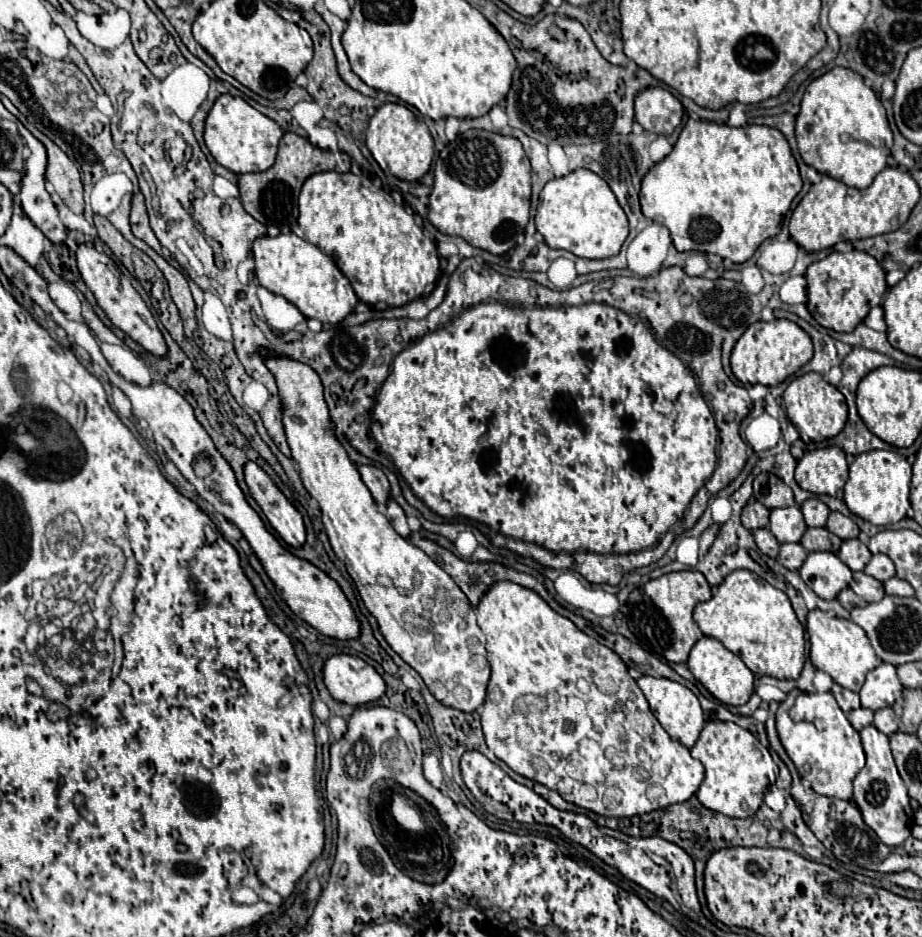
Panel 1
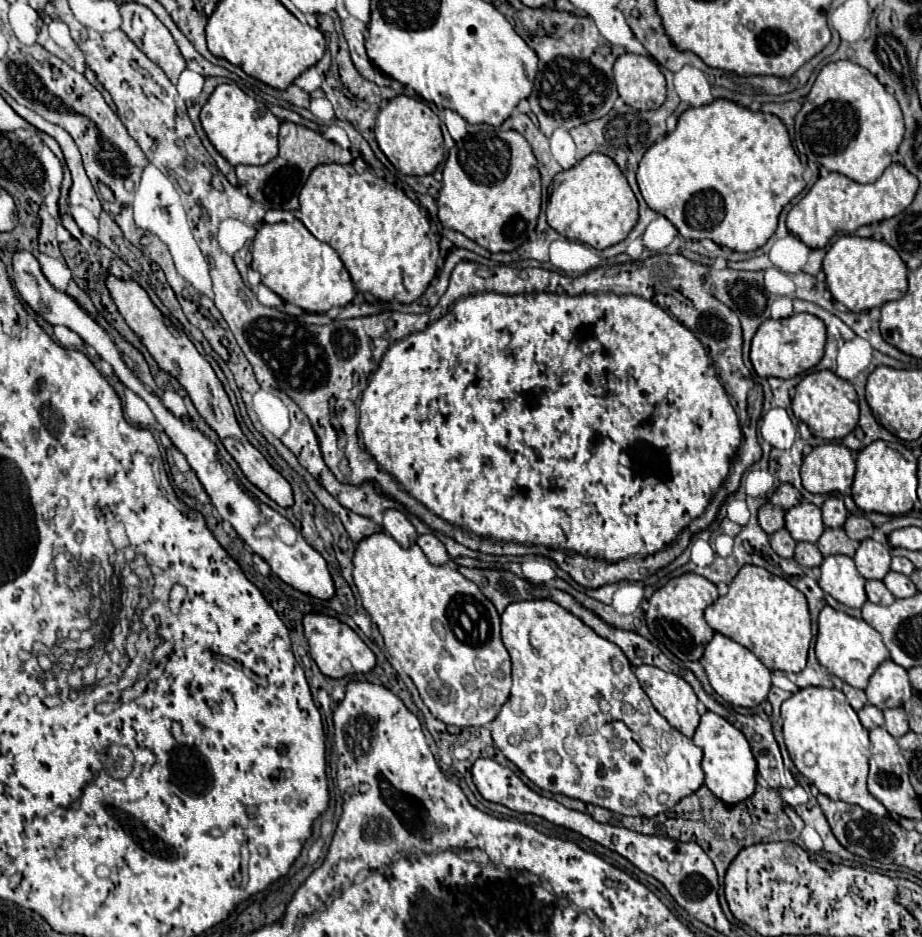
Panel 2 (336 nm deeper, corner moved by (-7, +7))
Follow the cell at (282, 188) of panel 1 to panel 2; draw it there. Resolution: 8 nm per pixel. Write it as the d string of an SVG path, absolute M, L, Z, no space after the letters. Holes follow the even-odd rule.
M282 122L280 126L280 152L274 160L262 166L236 166L236 176L240 186L248 192L252 200L262 204L266 210L278 208L278 210L298 210L298 196L302 186L306 184L310 172L320 164L350 164L352 156L350 152L344 152L338 144L322 138L318 132L308 130L304 126Z

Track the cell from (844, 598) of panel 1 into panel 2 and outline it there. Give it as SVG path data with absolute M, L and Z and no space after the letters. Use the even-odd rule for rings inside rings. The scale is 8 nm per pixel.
M866 580L866 594L868 594L870 602L880 604L880 606L888 606L894 602L894 596L880 580Z

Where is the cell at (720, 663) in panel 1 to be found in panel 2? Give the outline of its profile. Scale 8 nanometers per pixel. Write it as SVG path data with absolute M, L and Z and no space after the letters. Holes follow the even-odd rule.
M716 632L714 638L710 640L710 644L706 646L700 662L706 670L706 676L714 688L714 692L718 696L722 696L726 702L730 702L734 706L742 706L742 708L754 708L766 700L766 694L772 686L770 670L748 648L734 642L732 638Z

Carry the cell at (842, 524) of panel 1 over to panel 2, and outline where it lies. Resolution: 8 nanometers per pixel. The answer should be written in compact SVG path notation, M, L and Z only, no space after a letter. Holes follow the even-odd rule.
M848 516L848 520L846 520L846 524L844 524L844 532L852 538L852 540L866 540L866 538L870 538L872 536L872 532L874 532L874 526L872 526L872 522L868 520L868 518L864 518L864 516Z

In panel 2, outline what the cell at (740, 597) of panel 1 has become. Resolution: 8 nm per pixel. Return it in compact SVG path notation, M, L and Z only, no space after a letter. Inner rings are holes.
M742 566L728 584L728 594L706 608L706 622L712 630L746 646L768 668L782 672L800 672L812 640L811 617L806 596L784 578L770 574L760 566Z

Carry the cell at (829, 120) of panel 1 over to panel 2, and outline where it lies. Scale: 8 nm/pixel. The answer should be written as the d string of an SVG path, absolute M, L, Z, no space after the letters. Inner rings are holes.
M836 60L826 64L806 96L796 116L796 138L802 140L810 162L818 162L830 172L840 172L860 184L876 182L886 166L890 166L894 152L898 150L904 136L904 120L898 100L886 92L886 88L866 68L852 64L850 60Z

